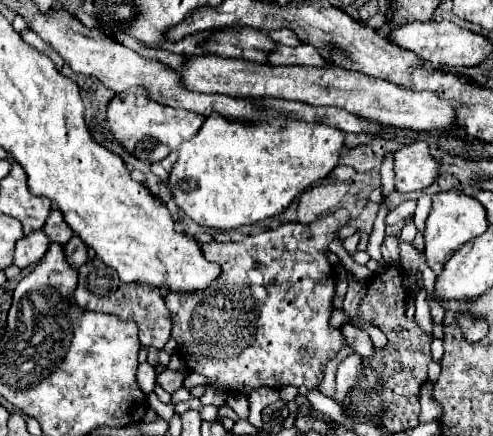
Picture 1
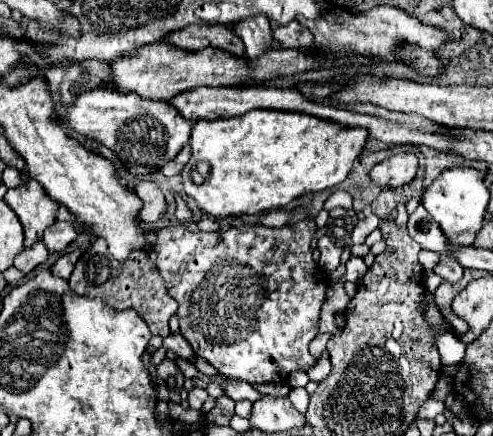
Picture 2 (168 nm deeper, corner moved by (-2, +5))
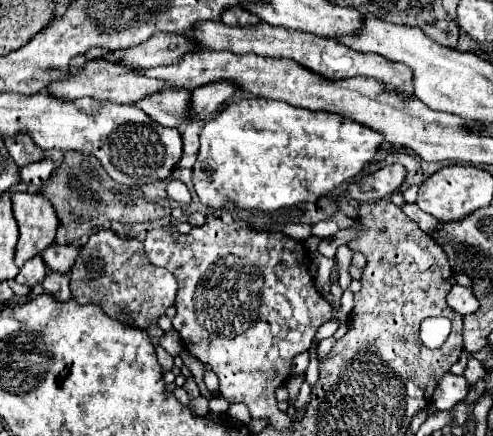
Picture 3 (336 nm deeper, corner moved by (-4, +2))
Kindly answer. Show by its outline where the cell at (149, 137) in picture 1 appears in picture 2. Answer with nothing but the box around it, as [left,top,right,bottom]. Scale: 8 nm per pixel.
[60,87,192,175]

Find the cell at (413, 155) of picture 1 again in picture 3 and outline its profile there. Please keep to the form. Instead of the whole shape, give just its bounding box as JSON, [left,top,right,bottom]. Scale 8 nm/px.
[346,164,406,202]

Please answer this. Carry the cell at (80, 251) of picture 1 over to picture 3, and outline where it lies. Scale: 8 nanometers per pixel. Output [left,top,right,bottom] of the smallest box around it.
[42,274,72,302]

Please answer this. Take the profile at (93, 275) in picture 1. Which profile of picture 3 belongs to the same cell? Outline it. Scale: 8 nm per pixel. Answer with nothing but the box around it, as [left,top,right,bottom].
[70,230,178,330]

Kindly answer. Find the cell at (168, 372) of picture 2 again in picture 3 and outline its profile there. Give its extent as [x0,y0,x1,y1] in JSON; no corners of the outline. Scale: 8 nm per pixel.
[156,346,174,372]

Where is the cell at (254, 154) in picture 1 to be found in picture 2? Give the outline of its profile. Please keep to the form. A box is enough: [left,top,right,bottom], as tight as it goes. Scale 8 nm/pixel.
[182,109,368,219]

